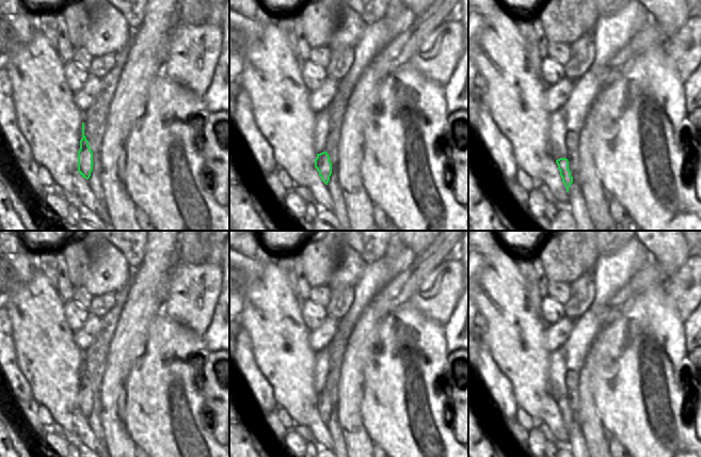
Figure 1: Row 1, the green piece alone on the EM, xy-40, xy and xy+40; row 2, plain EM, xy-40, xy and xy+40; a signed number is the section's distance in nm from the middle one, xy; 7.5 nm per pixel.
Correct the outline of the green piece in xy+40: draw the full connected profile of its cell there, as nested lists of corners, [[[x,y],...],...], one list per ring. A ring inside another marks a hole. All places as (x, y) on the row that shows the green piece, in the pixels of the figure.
[[[559,158],[556,160],[556,163],[558,166],[562,183],[569,193],[569,187],[573,183],[573,177],[571,176],[571,172],[569,170],[569,161],[567,158]]]

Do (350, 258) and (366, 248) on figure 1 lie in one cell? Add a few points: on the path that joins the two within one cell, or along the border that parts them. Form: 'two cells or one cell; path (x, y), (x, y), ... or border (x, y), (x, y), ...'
two cells; border (345, 242), (366, 264)

